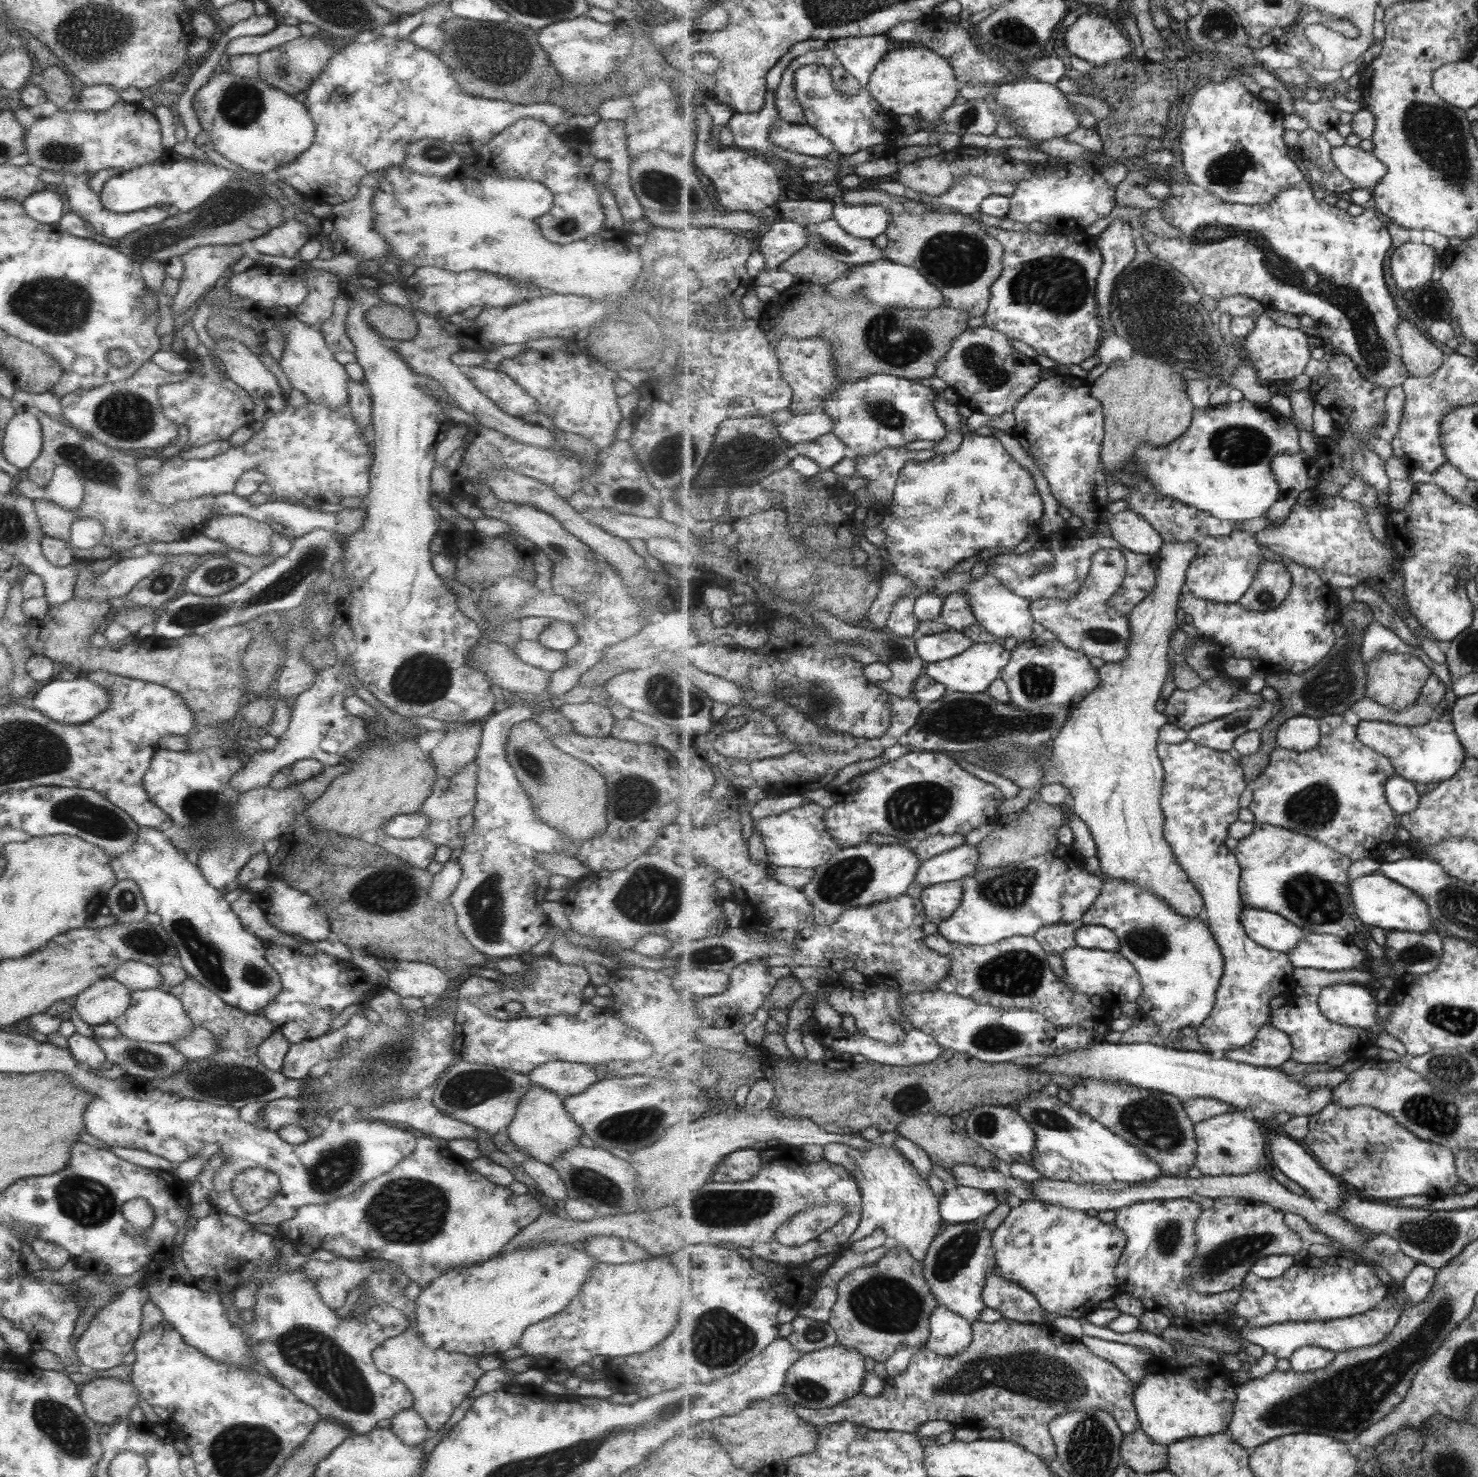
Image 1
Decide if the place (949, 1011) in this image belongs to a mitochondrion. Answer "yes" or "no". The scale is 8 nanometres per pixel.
no

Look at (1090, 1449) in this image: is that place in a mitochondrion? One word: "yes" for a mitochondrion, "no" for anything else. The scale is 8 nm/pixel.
yes

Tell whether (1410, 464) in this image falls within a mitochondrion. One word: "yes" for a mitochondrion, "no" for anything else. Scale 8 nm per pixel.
no

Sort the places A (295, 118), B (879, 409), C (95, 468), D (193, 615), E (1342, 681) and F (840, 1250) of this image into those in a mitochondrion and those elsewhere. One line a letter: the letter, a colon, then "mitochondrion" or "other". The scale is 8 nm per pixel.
A: other
B: mitochondrion
C: mitochondrion
D: mitochondrion
E: mitochondrion
F: other

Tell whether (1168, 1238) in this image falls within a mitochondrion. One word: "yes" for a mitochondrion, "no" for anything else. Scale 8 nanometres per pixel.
yes

